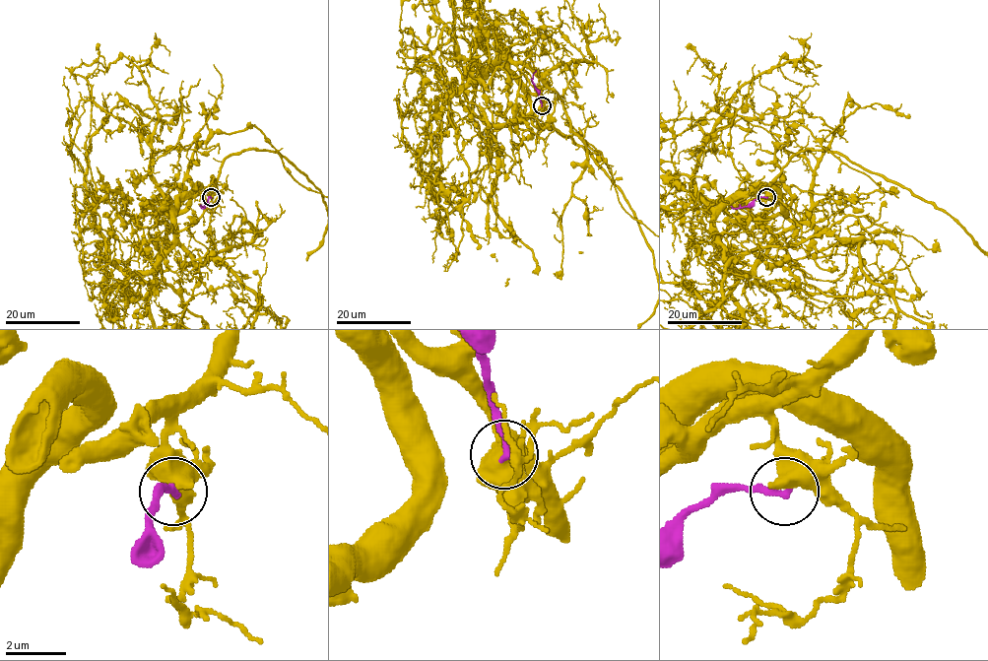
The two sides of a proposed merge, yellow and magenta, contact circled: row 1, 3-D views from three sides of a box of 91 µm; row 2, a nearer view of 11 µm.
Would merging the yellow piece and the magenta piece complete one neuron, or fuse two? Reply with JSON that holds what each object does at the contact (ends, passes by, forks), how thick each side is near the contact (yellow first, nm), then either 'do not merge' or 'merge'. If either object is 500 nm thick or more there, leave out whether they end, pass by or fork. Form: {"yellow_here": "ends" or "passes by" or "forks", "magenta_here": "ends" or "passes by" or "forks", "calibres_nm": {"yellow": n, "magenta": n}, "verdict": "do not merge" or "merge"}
{"calibres_nm": {"yellow": 700, "magenta": 240}, "verdict": "do not merge"}

